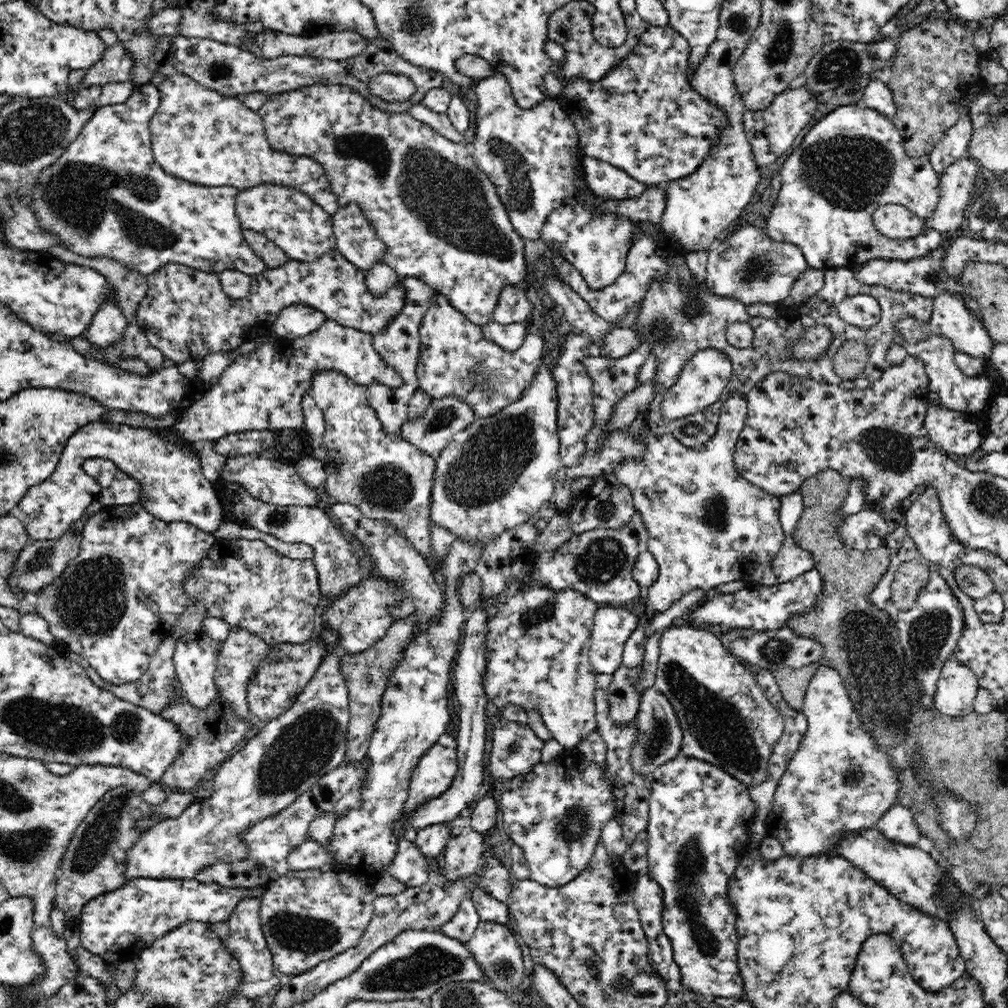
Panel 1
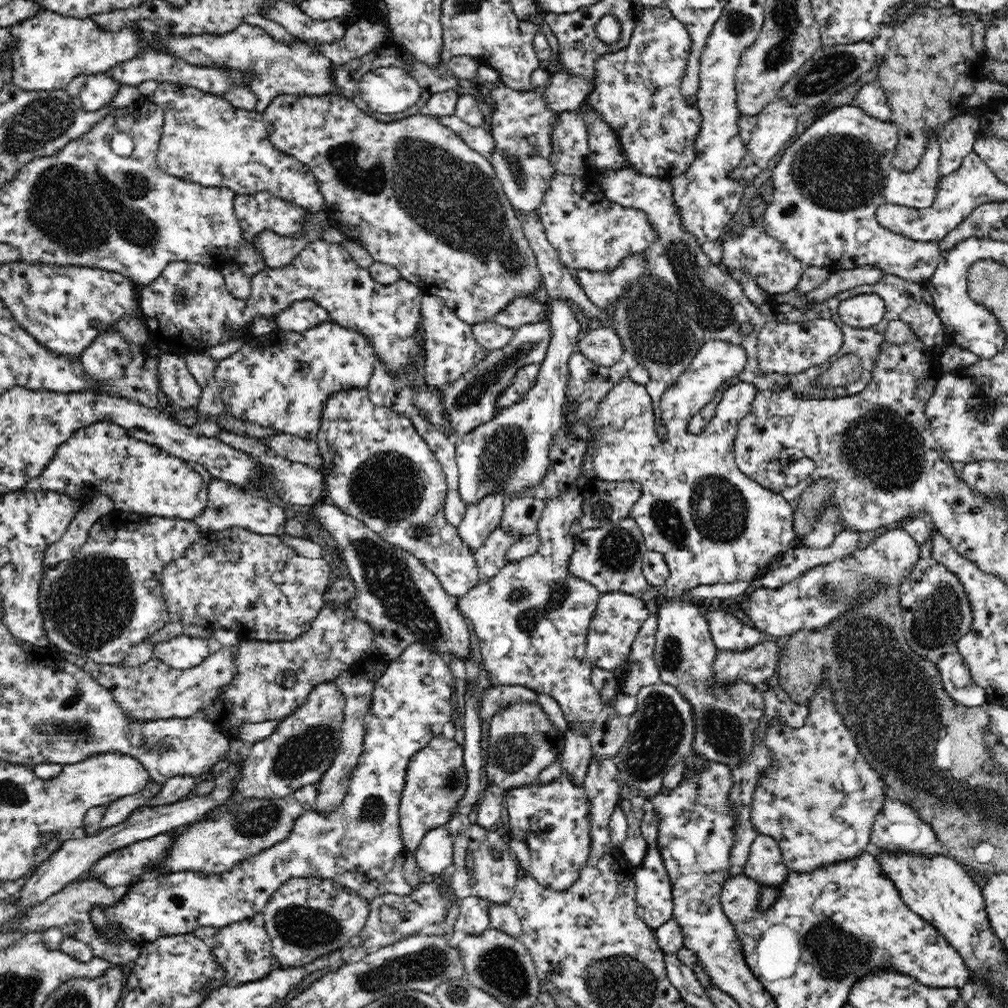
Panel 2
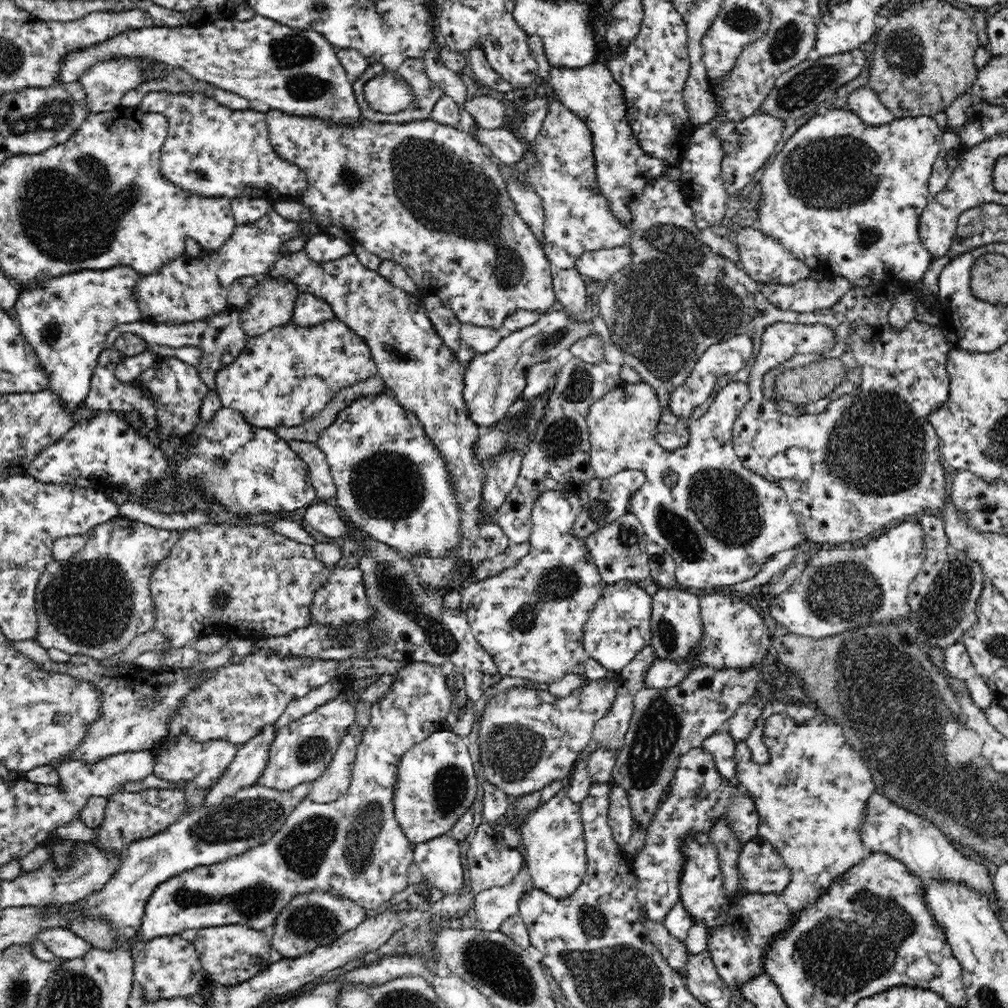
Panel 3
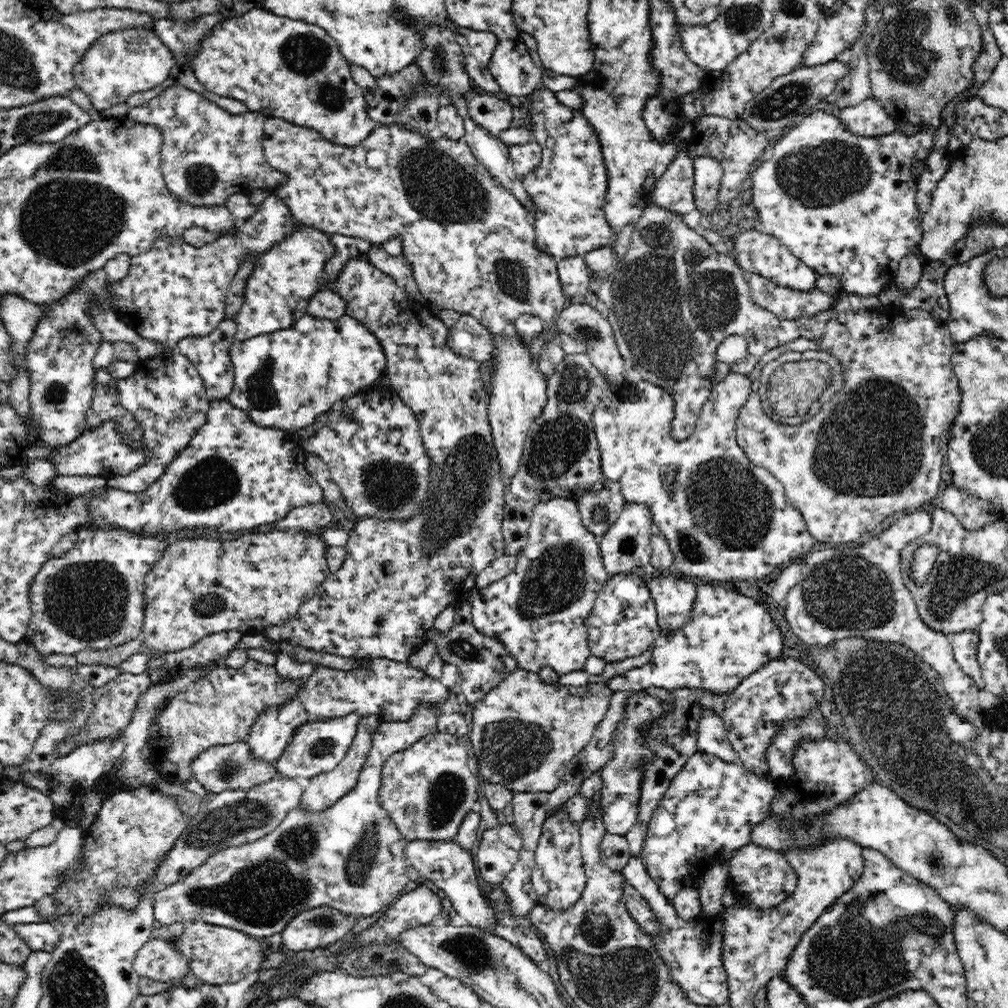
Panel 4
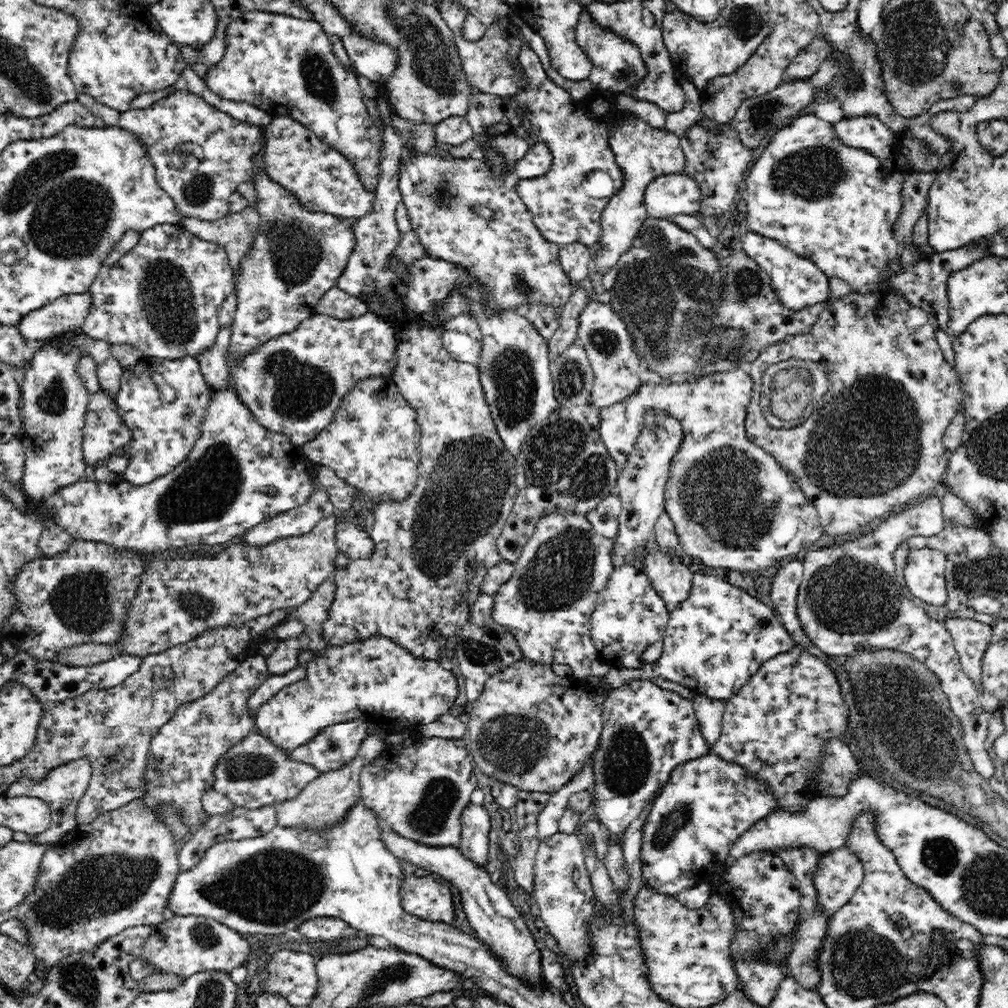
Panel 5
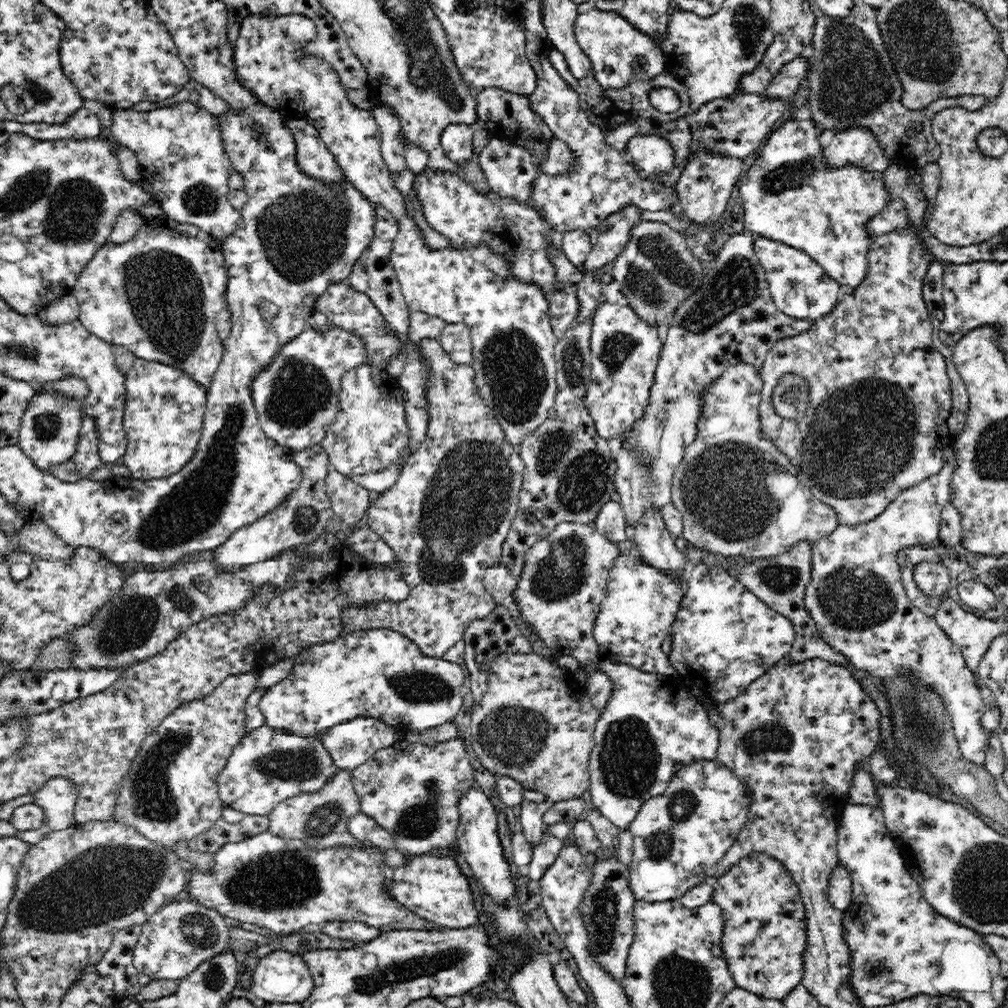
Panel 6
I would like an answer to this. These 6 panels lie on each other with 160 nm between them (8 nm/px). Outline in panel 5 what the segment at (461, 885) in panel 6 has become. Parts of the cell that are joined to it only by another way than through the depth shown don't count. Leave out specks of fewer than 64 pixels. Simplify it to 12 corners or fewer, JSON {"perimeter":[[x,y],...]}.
{"perimeter":[[405,878],[406,913],[424,921],[454,920],[448,886],[434,878]]}

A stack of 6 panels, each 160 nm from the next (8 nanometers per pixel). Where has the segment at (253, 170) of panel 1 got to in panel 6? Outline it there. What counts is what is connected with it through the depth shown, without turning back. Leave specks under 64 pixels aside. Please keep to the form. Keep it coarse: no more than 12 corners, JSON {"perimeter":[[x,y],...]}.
{"perimeter":[[195,102],[113,111],[164,216],[241,225],[219,120]]}

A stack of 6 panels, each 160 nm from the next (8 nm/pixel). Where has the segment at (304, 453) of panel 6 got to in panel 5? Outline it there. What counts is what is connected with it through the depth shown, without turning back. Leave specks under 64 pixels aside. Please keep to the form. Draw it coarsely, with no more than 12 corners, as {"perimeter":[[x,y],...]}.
{"perimeter":[[321,483],[302,506],[257,524],[250,546],[312,532],[336,512]]}

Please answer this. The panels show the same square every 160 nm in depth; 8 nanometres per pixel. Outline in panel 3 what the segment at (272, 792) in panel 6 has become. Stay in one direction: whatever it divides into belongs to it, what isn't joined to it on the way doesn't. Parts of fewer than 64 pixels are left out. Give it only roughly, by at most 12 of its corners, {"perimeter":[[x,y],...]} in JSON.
{"perimeter":[[166,735],[148,751],[152,776],[207,791],[233,762],[228,740]]}

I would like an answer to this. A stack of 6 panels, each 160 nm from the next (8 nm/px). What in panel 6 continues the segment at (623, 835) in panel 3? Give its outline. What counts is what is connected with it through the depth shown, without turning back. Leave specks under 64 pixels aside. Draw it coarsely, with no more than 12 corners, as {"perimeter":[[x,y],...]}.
{"perimeter":[[600,660],[586,796],[624,830],[719,730],[675,676]]}

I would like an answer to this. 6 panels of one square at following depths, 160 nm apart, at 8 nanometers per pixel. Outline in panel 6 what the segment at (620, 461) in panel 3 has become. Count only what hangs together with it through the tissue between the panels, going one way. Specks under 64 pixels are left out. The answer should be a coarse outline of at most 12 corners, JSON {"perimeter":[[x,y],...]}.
{"perimeter":[[761,374],[705,392],[671,504],[683,538],[748,561],[814,543],[837,513],[758,412]]}

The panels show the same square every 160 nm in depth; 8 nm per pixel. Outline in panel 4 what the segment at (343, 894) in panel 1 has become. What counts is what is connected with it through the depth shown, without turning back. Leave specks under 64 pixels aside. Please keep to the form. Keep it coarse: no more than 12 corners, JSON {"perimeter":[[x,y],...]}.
{"perimeter":[[336,908],[300,912],[281,933],[300,952],[344,938],[358,920]]}

